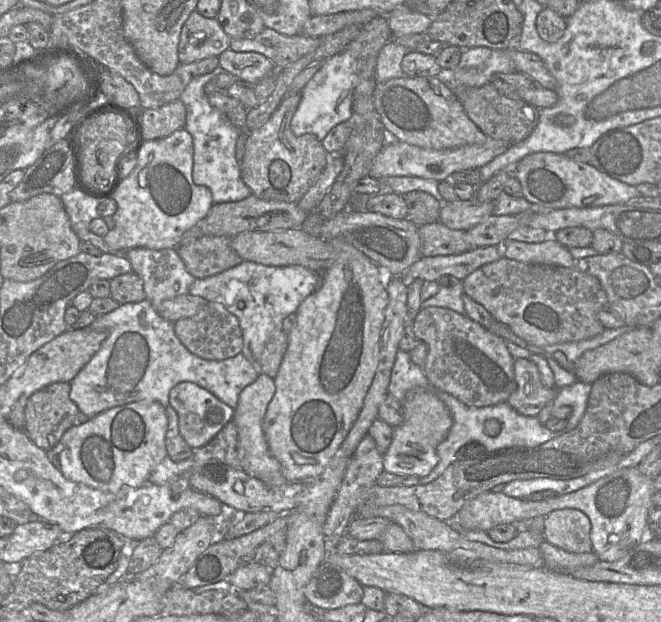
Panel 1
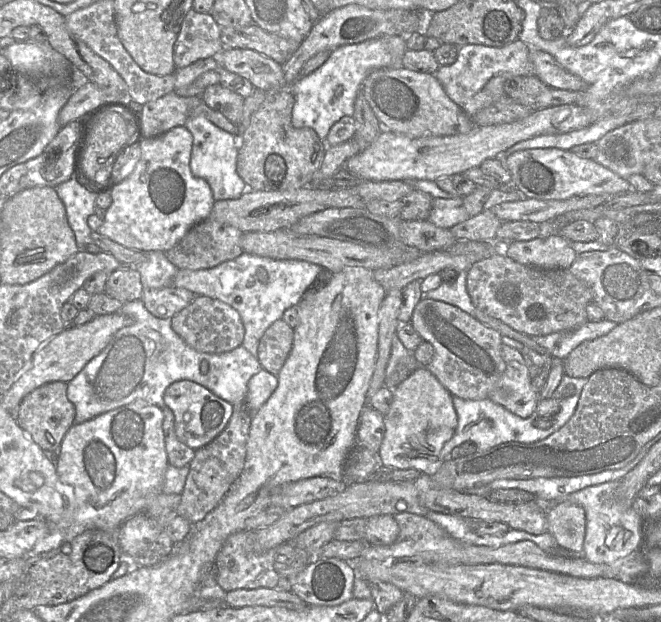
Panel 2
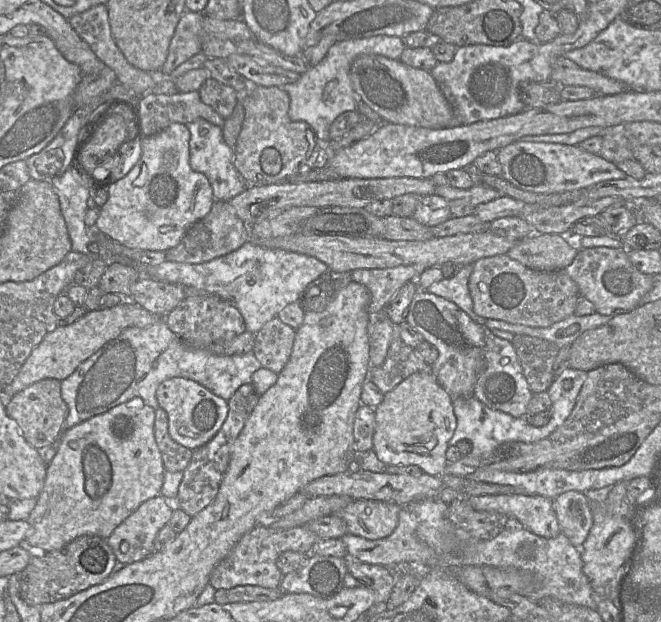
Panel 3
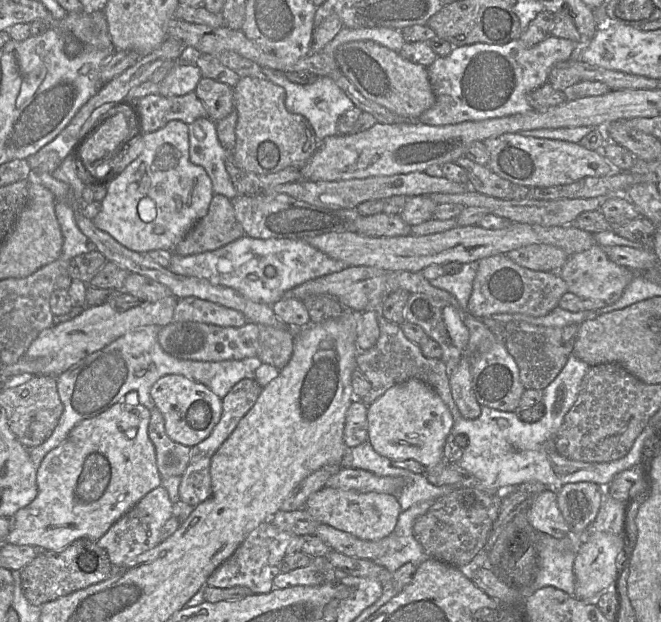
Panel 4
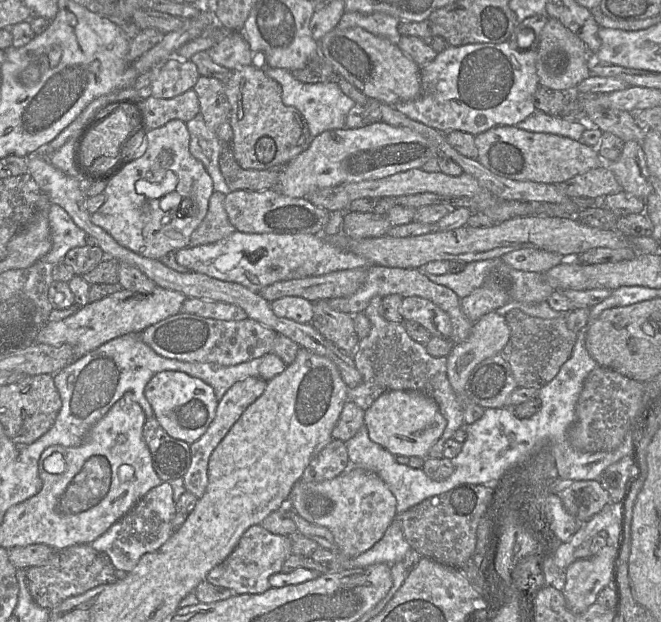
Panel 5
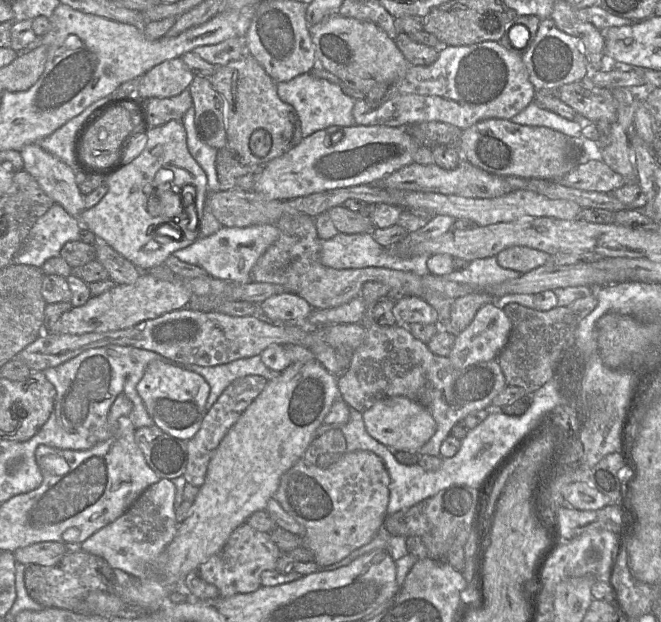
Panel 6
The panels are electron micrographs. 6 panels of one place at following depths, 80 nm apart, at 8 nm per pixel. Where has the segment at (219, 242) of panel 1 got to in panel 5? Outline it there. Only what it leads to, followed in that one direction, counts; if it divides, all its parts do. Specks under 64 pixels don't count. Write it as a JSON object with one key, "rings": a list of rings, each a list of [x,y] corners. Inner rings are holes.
{"rings":[[[218,191],[212,193],[209,199],[208,212],[191,234],[189,246],[218,242],[236,230],[229,221],[224,207],[225,196],[225,194]]]}

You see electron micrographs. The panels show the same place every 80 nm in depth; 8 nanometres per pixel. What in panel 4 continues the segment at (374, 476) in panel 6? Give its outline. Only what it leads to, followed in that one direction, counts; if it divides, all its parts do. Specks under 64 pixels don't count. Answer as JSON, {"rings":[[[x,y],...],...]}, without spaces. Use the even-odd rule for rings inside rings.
{"rings":[[[326,486],[308,498],[304,508],[322,524],[367,541],[380,540],[391,534],[402,511],[400,503],[394,495],[377,492],[358,492]]]}

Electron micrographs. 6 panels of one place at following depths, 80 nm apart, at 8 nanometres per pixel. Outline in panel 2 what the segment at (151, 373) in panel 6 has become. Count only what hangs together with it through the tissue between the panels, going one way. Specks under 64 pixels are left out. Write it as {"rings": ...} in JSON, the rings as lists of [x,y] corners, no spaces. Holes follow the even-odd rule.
{"rings":[[[179,380],[169,385],[164,393],[164,402],[174,413],[178,439],[194,451],[216,438],[225,429],[233,413],[232,404],[191,380]]]}

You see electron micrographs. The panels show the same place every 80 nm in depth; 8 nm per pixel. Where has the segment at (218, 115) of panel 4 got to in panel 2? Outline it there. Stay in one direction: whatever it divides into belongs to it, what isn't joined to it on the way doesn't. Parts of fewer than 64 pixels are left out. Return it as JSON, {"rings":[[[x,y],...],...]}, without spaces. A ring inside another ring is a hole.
{"rings":[[[218,83],[206,87],[201,98],[207,106],[220,112],[233,124],[239,125],[241,122],[245,98],[239,94]]]}

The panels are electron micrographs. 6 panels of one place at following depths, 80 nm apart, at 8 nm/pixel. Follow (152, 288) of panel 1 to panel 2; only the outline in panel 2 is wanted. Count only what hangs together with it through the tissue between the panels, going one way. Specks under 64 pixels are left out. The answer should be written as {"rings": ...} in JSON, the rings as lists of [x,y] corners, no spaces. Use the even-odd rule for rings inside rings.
{"rings":[[[150,251],[144,261],[135,265],[135,269],[140,273],[144,289],[174,286],[173,281],[178,271],[162,251]]]}

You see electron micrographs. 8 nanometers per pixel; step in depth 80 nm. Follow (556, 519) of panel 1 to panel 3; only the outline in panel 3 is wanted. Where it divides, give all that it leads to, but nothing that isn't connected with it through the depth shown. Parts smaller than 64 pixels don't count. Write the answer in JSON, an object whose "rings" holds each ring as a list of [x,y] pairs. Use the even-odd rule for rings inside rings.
{"rings":[[[566,491],[553,499],[553,508],[561,529],[569,541],[580,548],[593,526],[590,500],[585,492]]]}

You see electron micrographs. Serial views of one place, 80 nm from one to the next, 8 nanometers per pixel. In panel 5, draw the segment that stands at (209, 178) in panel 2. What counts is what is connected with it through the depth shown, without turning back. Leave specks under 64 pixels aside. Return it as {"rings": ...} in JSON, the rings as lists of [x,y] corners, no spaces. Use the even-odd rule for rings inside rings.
{"rings":[[[200,113],[186,122],[186,125],[190,135],[190,153],[203,163],[212,178],[214,191],[225,195],[229,194],[231,189],[225,182],[219,167],[222,142],[217,137],[216,132],[206,126]]]}

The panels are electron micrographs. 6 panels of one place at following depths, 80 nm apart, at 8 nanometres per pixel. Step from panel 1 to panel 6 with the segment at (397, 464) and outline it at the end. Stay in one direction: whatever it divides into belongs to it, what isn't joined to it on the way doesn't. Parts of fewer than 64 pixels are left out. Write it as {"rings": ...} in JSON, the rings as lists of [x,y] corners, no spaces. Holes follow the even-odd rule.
{"rings":[[[404,396],[386,397],[362,413],[368,434],[393,452],[414,453],[435,434],[437,425],[430,412],[418,402]]]}

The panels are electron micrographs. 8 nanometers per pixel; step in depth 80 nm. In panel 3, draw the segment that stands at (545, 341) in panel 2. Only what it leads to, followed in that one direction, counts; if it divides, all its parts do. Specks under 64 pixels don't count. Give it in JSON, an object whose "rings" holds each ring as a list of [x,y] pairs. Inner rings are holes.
{"rings":[[[596,311],[593,314],[583,316],[576,314],[570,315],[546,328],[512,324],[496,319],[486,319],[483,326],[490,330],[500,329],[512,334],[516,333],[541,338],[562,348],[567,345],[572,345],[583,332],[606,324],[612,317],[611,315],[602,314]]]}

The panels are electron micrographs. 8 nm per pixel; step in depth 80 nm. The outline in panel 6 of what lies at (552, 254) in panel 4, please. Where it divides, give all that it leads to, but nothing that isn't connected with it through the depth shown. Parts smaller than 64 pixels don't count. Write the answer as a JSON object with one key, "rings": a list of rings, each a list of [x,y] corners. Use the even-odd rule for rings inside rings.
{"rings":[[[513,246],[506,248],[496,255],[502,268],[518,271],[521,274],[550,262],[551,255],[529,247]]]}

